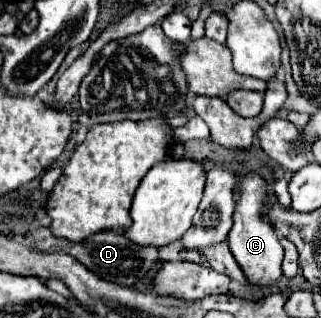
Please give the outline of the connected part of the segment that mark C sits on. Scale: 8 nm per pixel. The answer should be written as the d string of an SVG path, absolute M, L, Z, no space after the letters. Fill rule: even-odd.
M246 175L240 179L240 191L238 191L238 201L236 201L236 213L234 213L234 227L228 233L228 243L230 251L244 271L248 283L258 285L260 289L268 289L278 283L282 275L282 255L284 249L276 237L274 227L262 219L262 209L266 207L266 181L258 175Z

